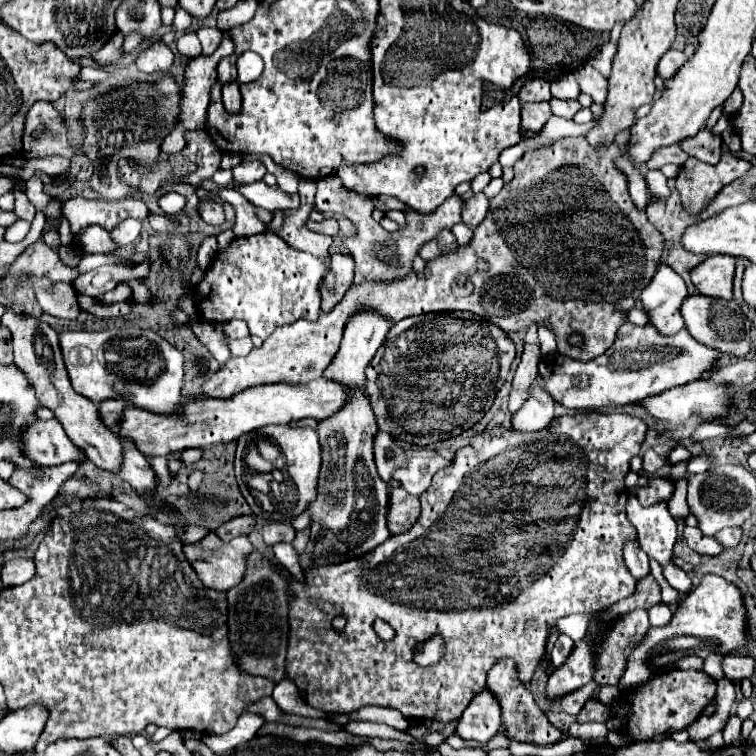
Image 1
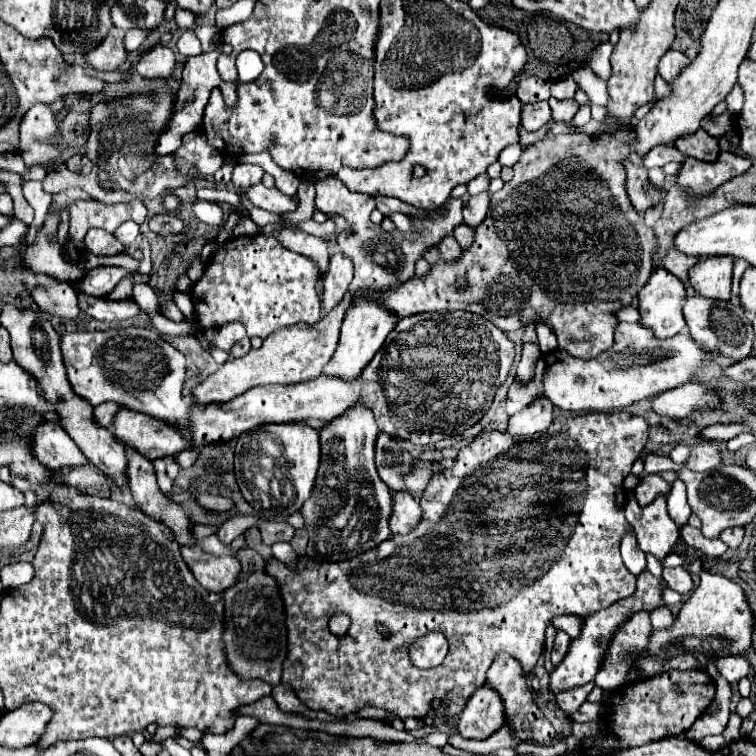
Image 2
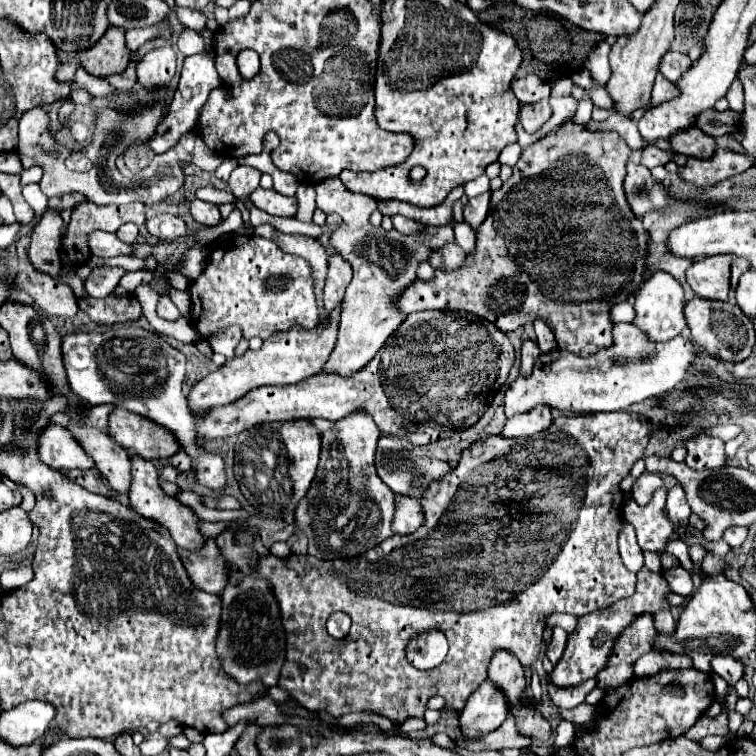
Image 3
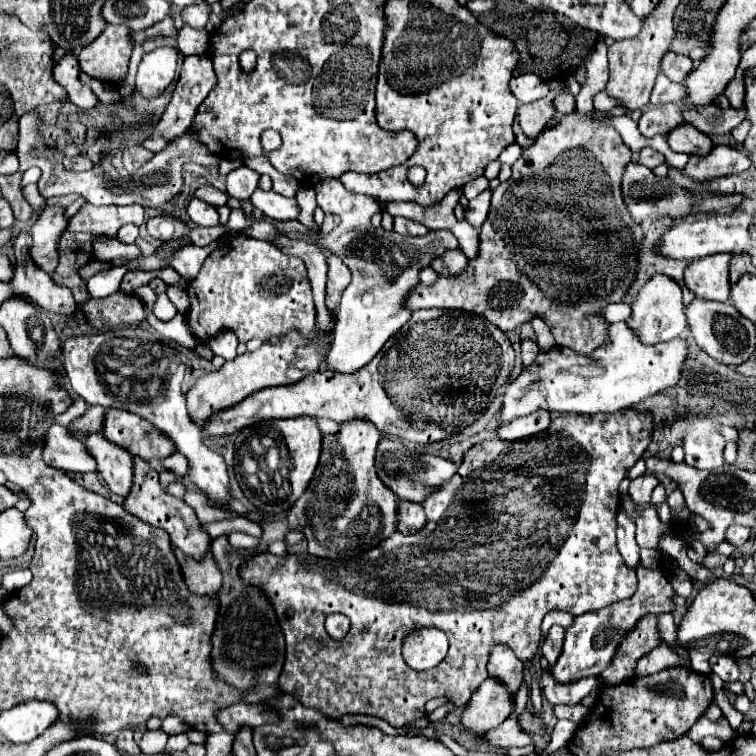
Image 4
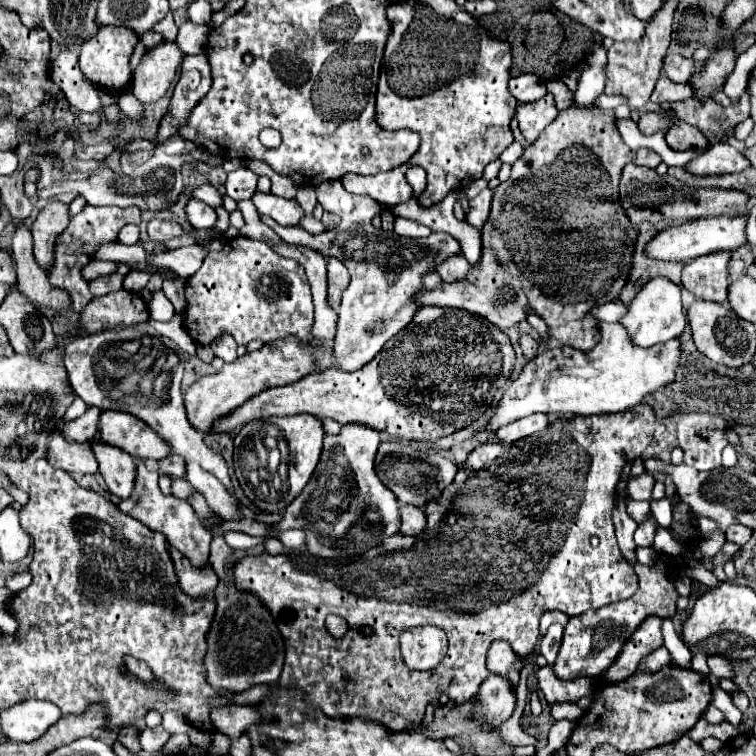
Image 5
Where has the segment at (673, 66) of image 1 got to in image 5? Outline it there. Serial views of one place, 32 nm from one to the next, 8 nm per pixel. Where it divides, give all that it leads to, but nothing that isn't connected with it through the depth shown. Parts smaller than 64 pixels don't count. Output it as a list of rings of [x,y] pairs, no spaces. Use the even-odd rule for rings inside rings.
[[[666,54],[662,70],[672,82],[688,82],[696,66],[692,58],[684,58],[680,54]]]

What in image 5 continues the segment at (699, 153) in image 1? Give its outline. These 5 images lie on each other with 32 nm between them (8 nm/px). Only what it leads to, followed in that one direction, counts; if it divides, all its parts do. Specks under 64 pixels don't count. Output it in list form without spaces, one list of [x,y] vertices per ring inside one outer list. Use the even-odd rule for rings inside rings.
[[[680,122],[680,124],[674,124],[672,128],[668,128],[666,142],[672,150],[692,150],[692,148],[706,150],[708,148],[706,136],[698,128],[690,126],[686,122]]]

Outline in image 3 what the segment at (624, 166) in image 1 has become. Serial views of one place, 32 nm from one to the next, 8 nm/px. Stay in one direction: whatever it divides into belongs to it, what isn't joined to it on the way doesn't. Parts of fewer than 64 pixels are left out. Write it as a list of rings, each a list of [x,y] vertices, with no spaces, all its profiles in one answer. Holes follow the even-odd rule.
[[[626,162],[626,170],[628,172],[624,180],[624,190],[632,212],[636,212],[636,216],[640,218],[648,212],[664,212],[668,188],[664,184],[654,184],[646,166]]]

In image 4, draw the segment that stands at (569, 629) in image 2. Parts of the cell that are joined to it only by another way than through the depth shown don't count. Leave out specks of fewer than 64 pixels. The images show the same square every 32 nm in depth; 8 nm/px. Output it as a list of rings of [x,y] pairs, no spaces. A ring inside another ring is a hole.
[[[550,612],[544,618],[544,622],[542,622],[542,632],[546,634],[554,624],[560,624],[562,628],[568,628],[572,622],[574,622],[574,616],[572,614],[566,614],[566,612]]]

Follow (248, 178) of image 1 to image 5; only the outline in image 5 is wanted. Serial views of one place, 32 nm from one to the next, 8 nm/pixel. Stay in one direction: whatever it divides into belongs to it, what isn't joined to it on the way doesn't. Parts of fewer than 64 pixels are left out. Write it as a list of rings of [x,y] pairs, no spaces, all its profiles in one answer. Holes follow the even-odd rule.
[[[242,166],[234,172],[228,174],[228,180],[226,180],[226,194],[234,200],[244,200],[244,198],[250,198],[254,192],[256,192],[256,182],[258,182],[258,176]]]

